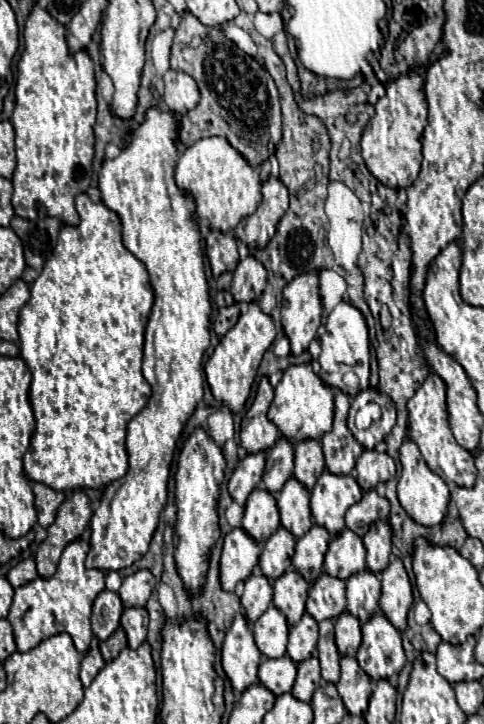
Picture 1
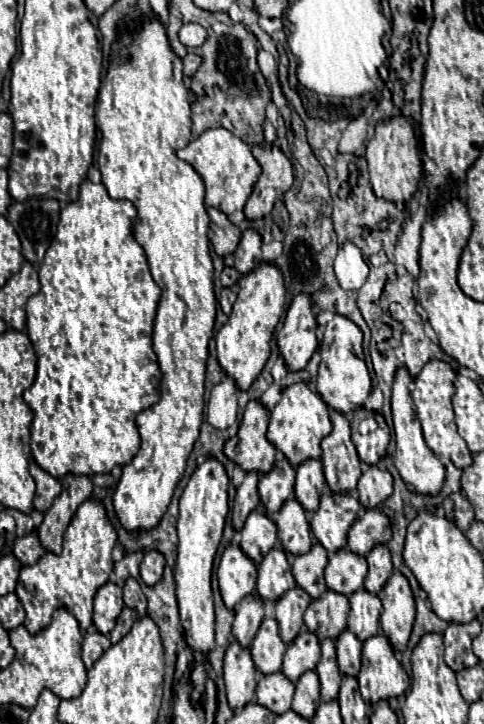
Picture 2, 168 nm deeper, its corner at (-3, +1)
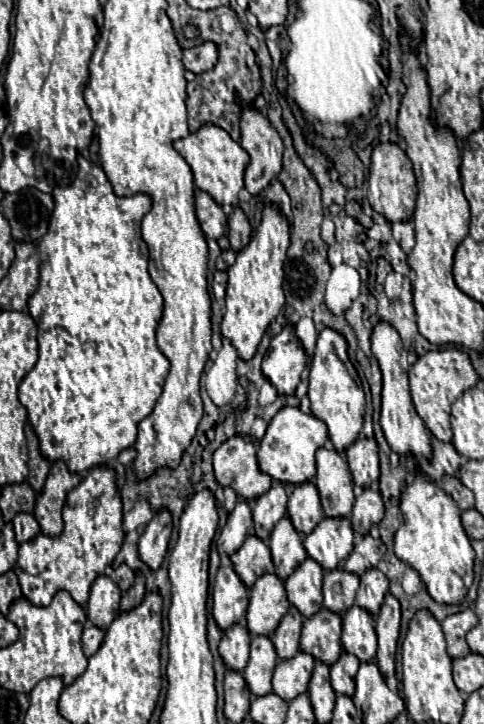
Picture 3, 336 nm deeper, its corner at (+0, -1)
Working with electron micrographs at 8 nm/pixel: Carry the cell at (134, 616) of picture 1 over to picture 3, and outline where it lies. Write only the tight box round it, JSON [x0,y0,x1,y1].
[114,563,134,591]

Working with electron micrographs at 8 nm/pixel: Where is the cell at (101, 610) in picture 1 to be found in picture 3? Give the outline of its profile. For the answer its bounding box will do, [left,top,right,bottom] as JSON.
[86,575,120,629]

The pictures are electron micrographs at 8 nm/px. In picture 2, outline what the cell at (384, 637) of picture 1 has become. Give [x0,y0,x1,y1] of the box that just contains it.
[357,633,409,705]

